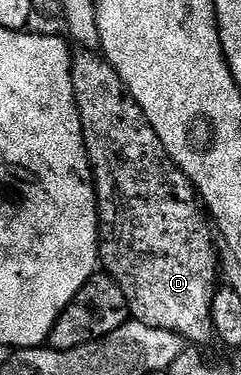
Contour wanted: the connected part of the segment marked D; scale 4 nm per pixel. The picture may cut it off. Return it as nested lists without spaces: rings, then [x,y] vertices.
[[[95,52],[76,53],[71,64],[71,79],[76,104],[83,102],[79,119],[87,118],[83,143],[91,142],[95,162],[99,162],[99,179],[94,183],[98,191],[99,256],[107,254],[106,262],[111,262],[111,269],[106,273],[115,270],[115,274],[119,274],[115,283],[123,282],[120,290],[122,293],[127,290],[123,295],[125,300],[131,298],[127,306],[135,306],[135,313],[130,317],[133,319],[139,314],[135,321],[143,318],[141,324],[151,322],[149,328],[172,330],[191,344],[212,341],[211,301],[217,289],[217,255],[213,234],[195,187],[178,166],[167,166],[167,162],[159,158],[155,142],[151,142],[147,130],[143,130],[139,110],[127,102],[127,88],[106,58]]]

